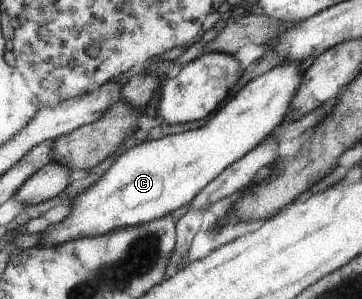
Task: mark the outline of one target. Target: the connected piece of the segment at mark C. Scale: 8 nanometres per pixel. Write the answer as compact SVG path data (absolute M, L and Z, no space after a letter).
M285 61L251 79L199 128L136 143L122 152L102 175L72 197L67 217L54 228L47 228L39 245L58 245L81 237L102 235L116 228L143 224L190 202L210 180L284 122L293 95L303 79L300 63Z

